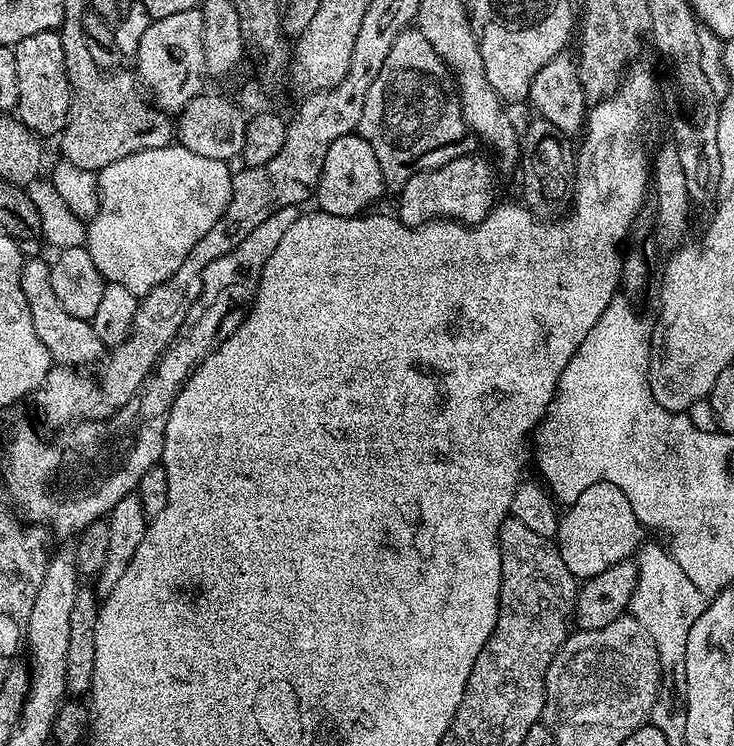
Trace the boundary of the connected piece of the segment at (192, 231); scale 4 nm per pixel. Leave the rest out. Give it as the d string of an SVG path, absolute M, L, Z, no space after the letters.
M179 146L142 150L110 162L110 166L98 173L100 211L86 224L86 247L90 258L94 258L94 266L101 270L112 268L111 283L126 286L137 298L166 282L166 278L186 262L186 254L194 250L198 238L204 237L210 226L222 218L232 193L233 173L228 172L228 168L227 163L202 158L202 154Z

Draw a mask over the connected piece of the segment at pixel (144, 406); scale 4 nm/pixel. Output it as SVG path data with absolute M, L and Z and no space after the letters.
M299 207L283 208L270 214L266 222L261 222L251 232L246 242L238 242L234 250L230 250L217 261L210 262L202 282L202 294L198 302L190 306L190 314L186 314L186 322L182 322L174 342L170 342L160 361L152 368L152 373L142 382L136 396L130 398L130 402L126 402L126 406L122 406L122 410L107 422L77 423L69 431L73 431L69 436L60 436L57 440L46 441L45 444L40 441L39 434L30 425L13 426L12 441L4 452L4 484L8 487L7 499L29 525L46 526L49 533L56 535L57 532L60 536L75 538L86 526L90 526L96 520L105 519L112 508L118 506L118 502L122 502L122 498L133 495L139 489L142 474L160 464L166 434L166 418L170 414L174 398L180 393L181 386L191 376L197 364L202 363L226 338L230 338L230 334L234 334L234 330L244 321L246 309L256 297L262 270L266 262L270 262L270 254L274 254L278 241L286 235L286 230L290 230L290 226L294 226L294 222L301 215Z

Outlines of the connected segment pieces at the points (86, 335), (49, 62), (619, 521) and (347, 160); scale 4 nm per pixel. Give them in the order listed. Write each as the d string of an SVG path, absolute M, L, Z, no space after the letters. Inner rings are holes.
M25 259L24 269L20 271L20 285L22 294L26 294L26 302L30 306L30 318L34 322L34 334L42 338L42 346L52 355L53 361L60 366L84 366L99 361L105 355L104 343L94 334L91 323L82 318L74 318L74 314L66 314L54 298L54 290L50 282L52 265L46 259ZM101 355L101 356L100 356ZM100 356L100 357L99 357Z
M59 31L30 34L30 38L22 38L22 42L14 45L14 51L14 70L18 86L15 111L18 119L41 138L59 137L64 131L72 105L72 87L68 81L68 67L62 54Z
M594 482L594 486L586 486L578 499L563 509L554 537L562 562L566 562L566 570L580 582L594 578L594 574L602 574L602 570L610 570L610 566L618 562L632 560L645 540L644 525L638 522L634 510L630 510L630 502L626 502L626 494L622 494L614 482Z
M358 134L330 142L330 150L326 150L326 162L322 162L322 174L314 193L314 204L319 211L335 216L359 216L367 213L371 209L368 207L385 192L382 166L378 166L378 158L374 158L370 142Z

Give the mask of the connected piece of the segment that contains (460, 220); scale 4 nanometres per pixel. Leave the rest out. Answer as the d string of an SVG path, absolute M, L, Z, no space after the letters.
M469 154L454 158L454 162L446 162L446 166L425 168L413 171L412 176L398 190L400 196L400 212L398 218L403 224L428 224L432 220L454 220L457 224L480 224L494 207L492 200L492 176L488 173L488 164L480 156Z

